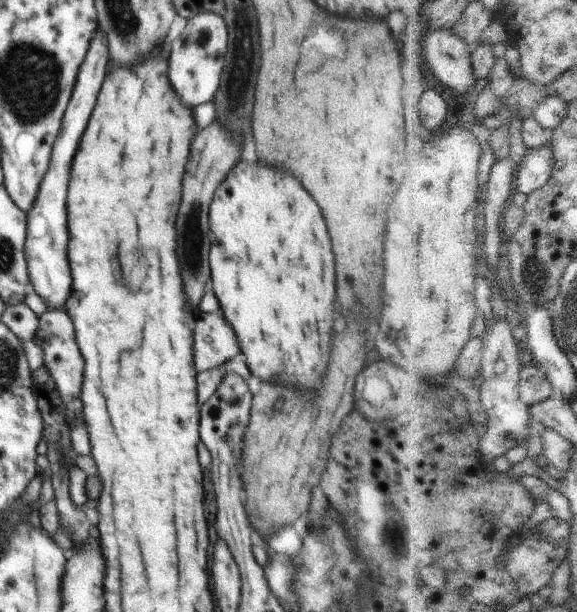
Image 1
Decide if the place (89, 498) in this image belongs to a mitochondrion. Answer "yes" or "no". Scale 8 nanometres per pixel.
no

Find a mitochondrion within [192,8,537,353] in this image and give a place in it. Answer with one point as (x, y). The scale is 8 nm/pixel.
(238, 89)

